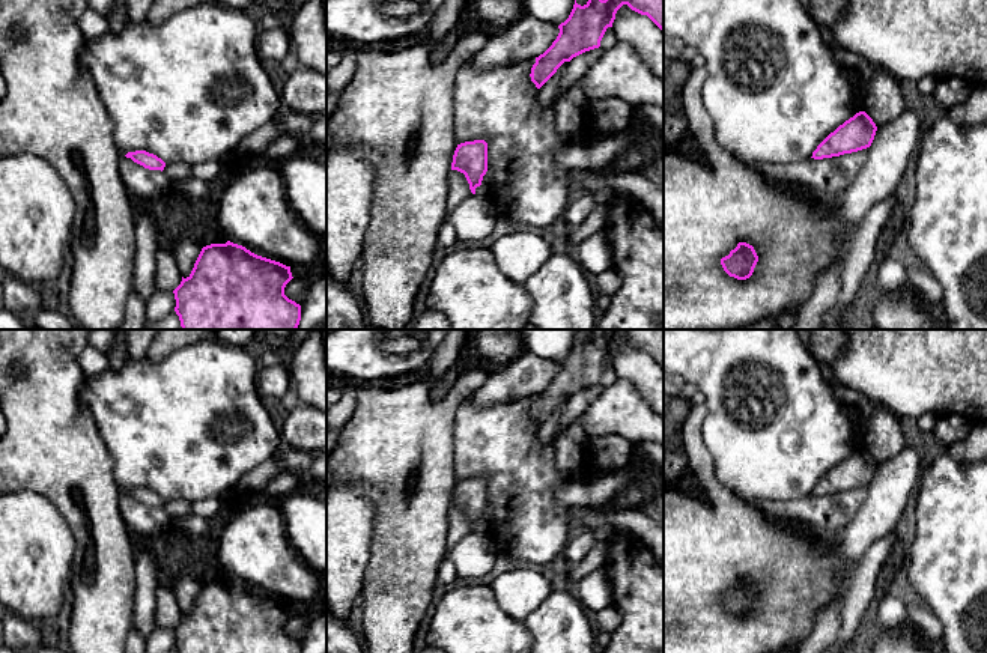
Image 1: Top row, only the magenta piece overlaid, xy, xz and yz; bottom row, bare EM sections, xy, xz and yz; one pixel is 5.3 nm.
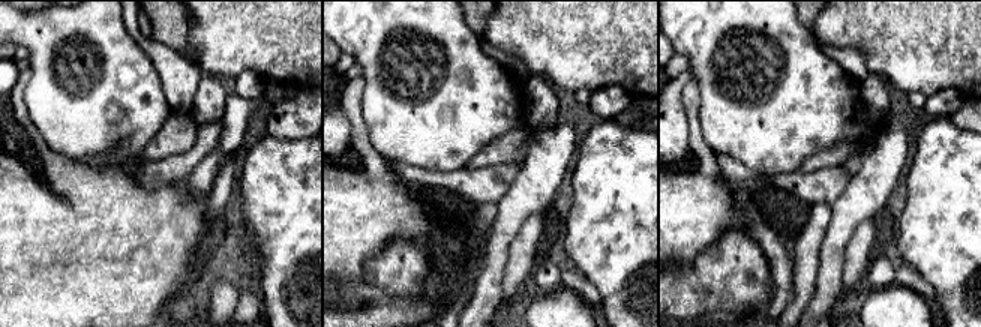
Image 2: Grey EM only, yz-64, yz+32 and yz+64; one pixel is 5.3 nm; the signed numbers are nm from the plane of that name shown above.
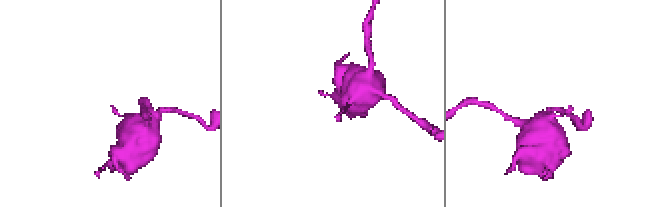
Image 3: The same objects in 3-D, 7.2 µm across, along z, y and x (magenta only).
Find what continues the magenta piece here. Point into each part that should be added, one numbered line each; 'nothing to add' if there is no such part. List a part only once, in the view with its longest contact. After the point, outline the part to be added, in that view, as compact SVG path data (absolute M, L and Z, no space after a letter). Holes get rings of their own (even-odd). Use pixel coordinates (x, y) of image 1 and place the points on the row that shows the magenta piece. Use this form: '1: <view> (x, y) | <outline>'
nothing to add

